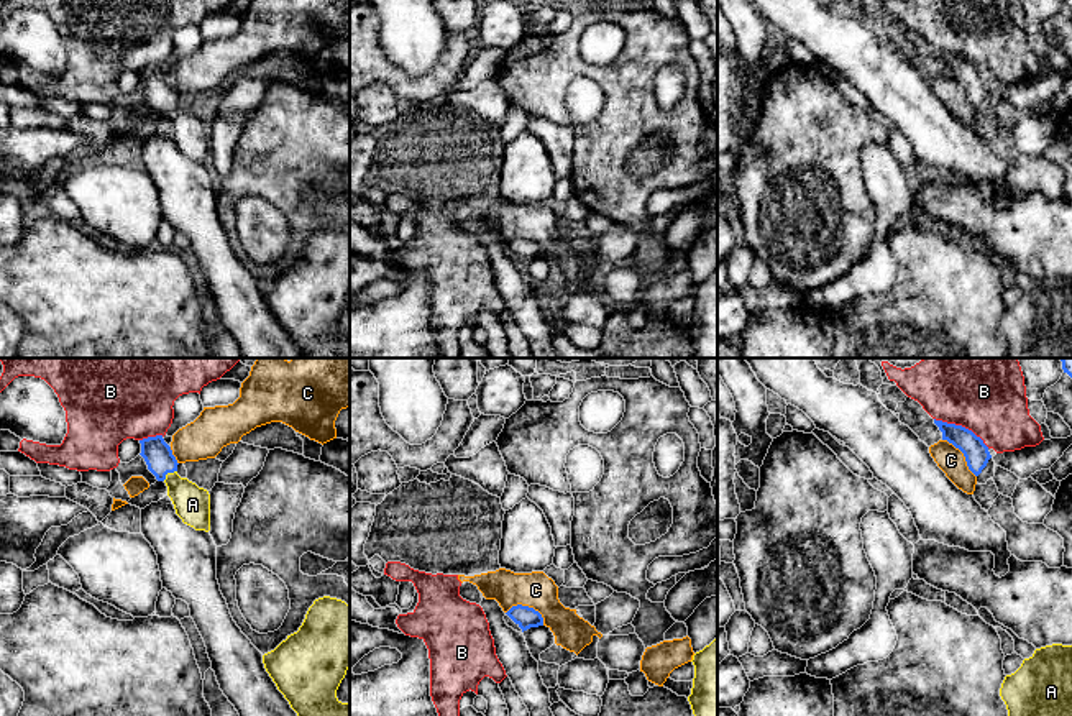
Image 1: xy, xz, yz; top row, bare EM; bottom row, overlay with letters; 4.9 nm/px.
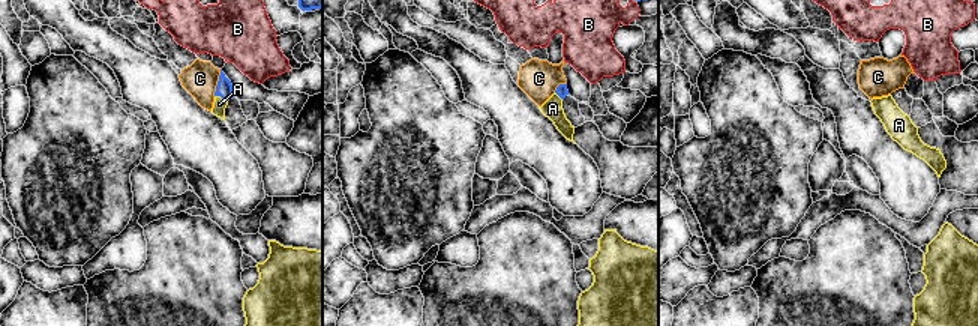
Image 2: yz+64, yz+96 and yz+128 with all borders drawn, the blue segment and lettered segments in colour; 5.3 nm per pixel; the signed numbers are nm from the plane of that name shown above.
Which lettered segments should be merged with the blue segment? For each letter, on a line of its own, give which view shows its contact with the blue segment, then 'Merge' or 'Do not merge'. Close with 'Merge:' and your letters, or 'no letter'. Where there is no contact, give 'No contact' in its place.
A: Touches blue in xy. Merge
B: Touches blue in yz. Do not merge
C: Touches blue in xz. Do not merge
Merge: A

